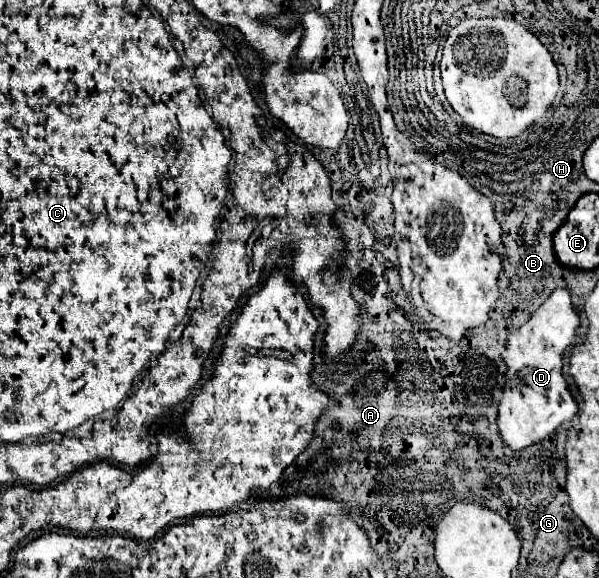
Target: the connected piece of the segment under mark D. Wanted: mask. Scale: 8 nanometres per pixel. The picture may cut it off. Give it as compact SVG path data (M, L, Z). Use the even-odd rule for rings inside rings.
M558 287L532 313L532 317L508 337L506 351L502 355L508 367L508 387L504 389L498 409L498 429L510 449L524 449L540 443L542 439L550 437L562 423L572 421L578 413L578 401L570 393L562 375L564 351L578 337L578 329L580 315L572 307L570 291L568 287Z

